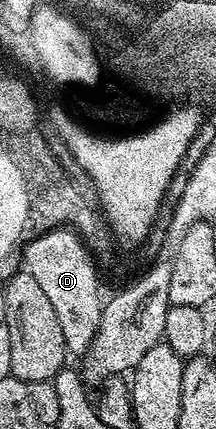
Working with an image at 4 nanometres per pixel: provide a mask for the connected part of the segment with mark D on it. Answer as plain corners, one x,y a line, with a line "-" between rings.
56,228
39,235
24,247
23,268
45,292
58,318
64,335
67,352
82,355
87,351
100,324
101,309
104,304
102,283
98,269
92,261
89,248
83,242
72,239
73,230

